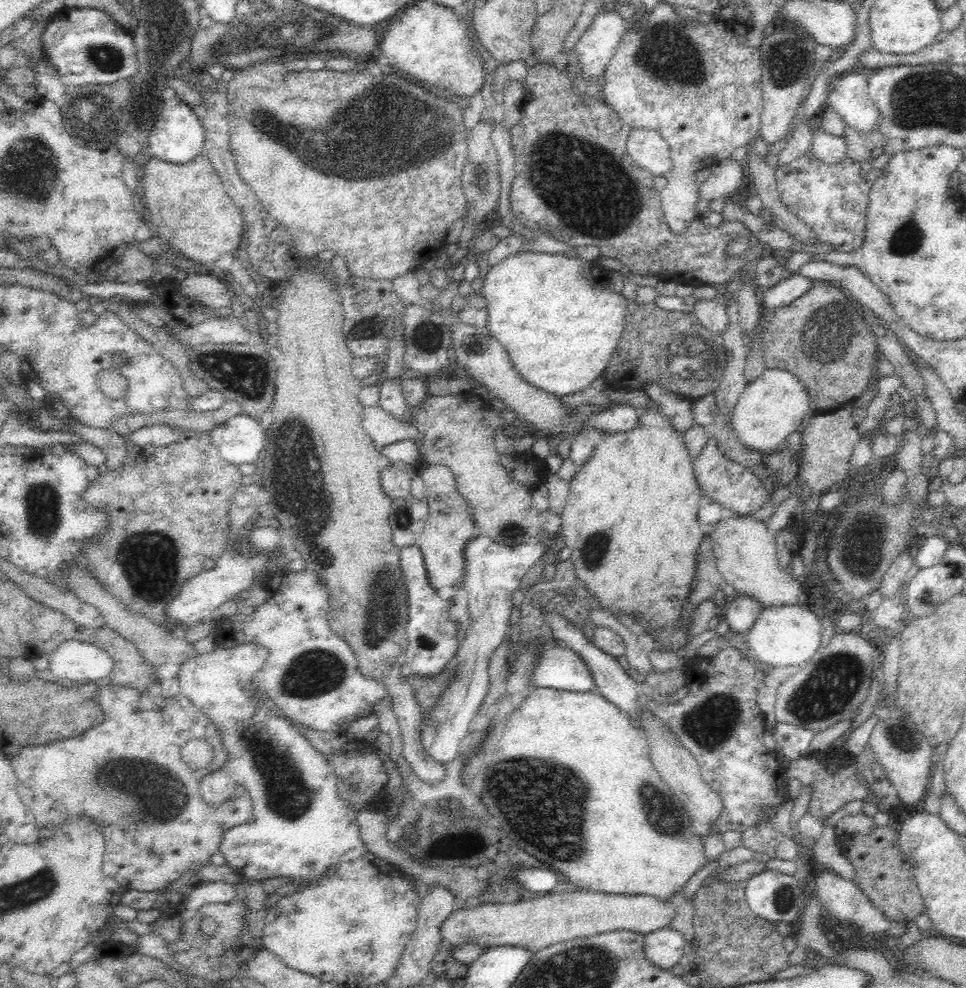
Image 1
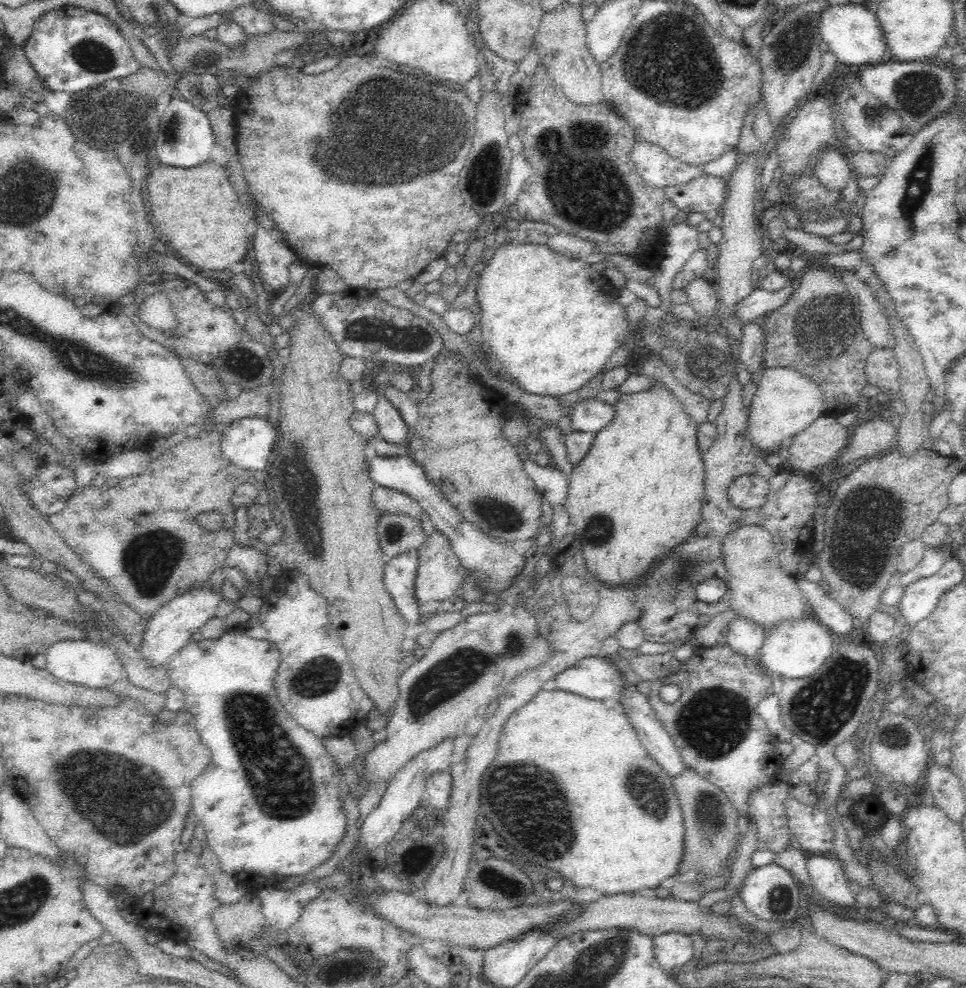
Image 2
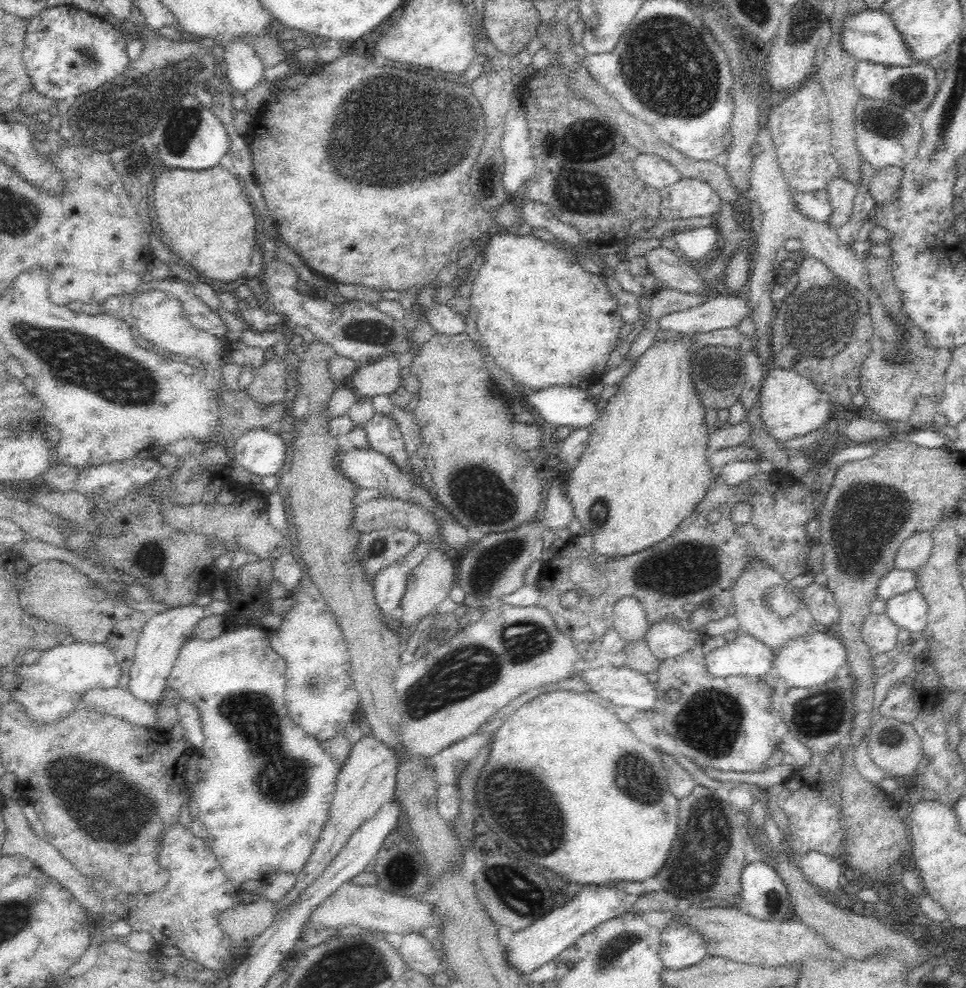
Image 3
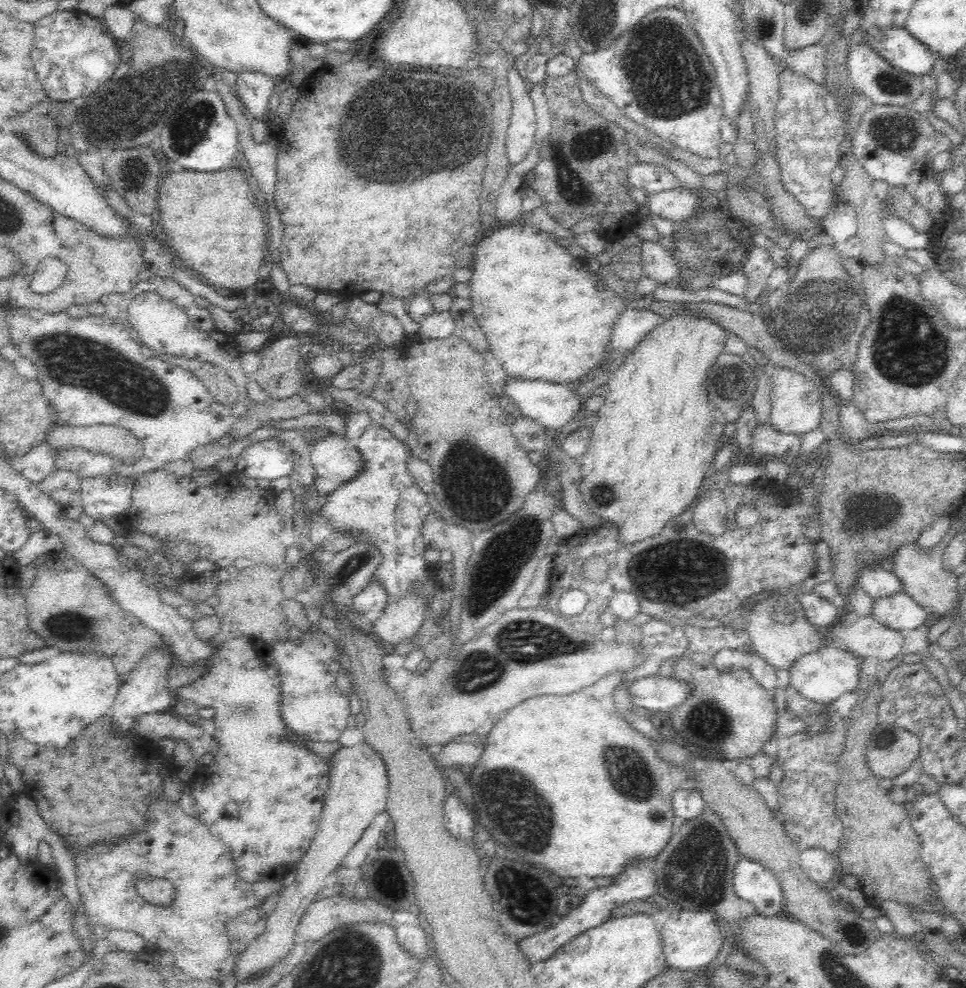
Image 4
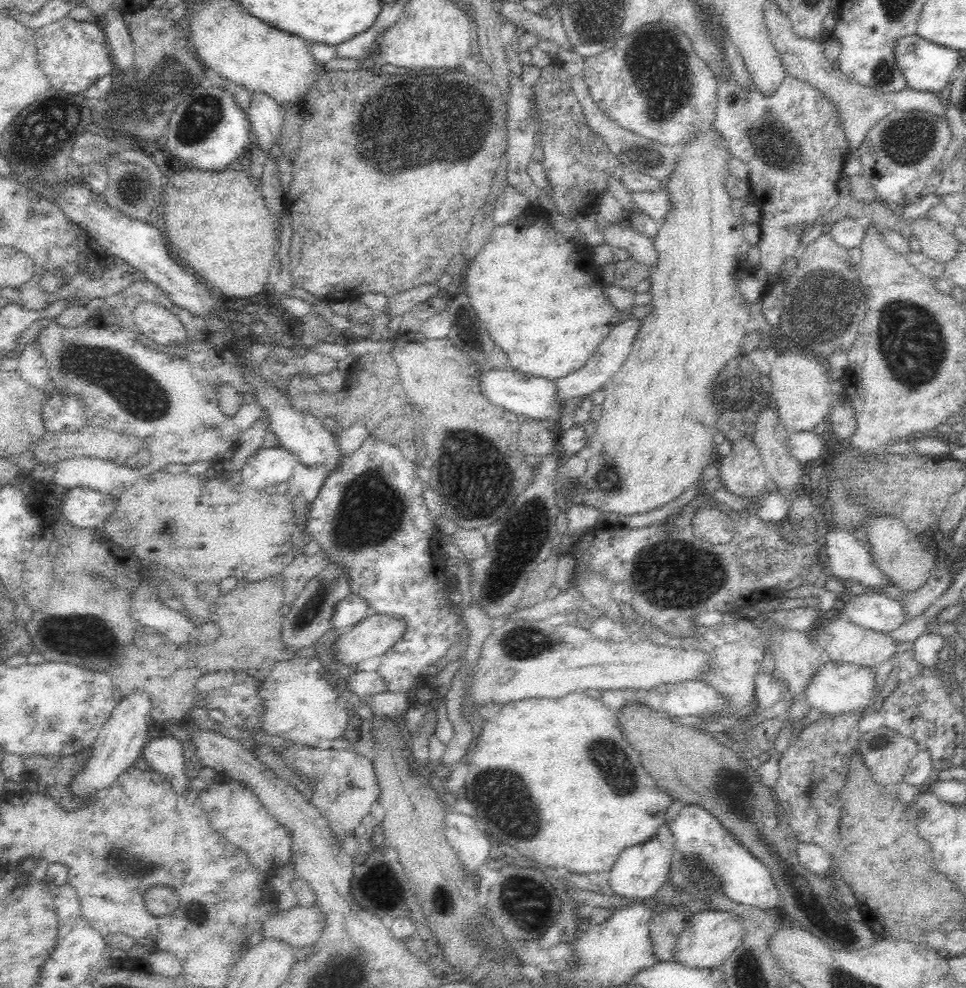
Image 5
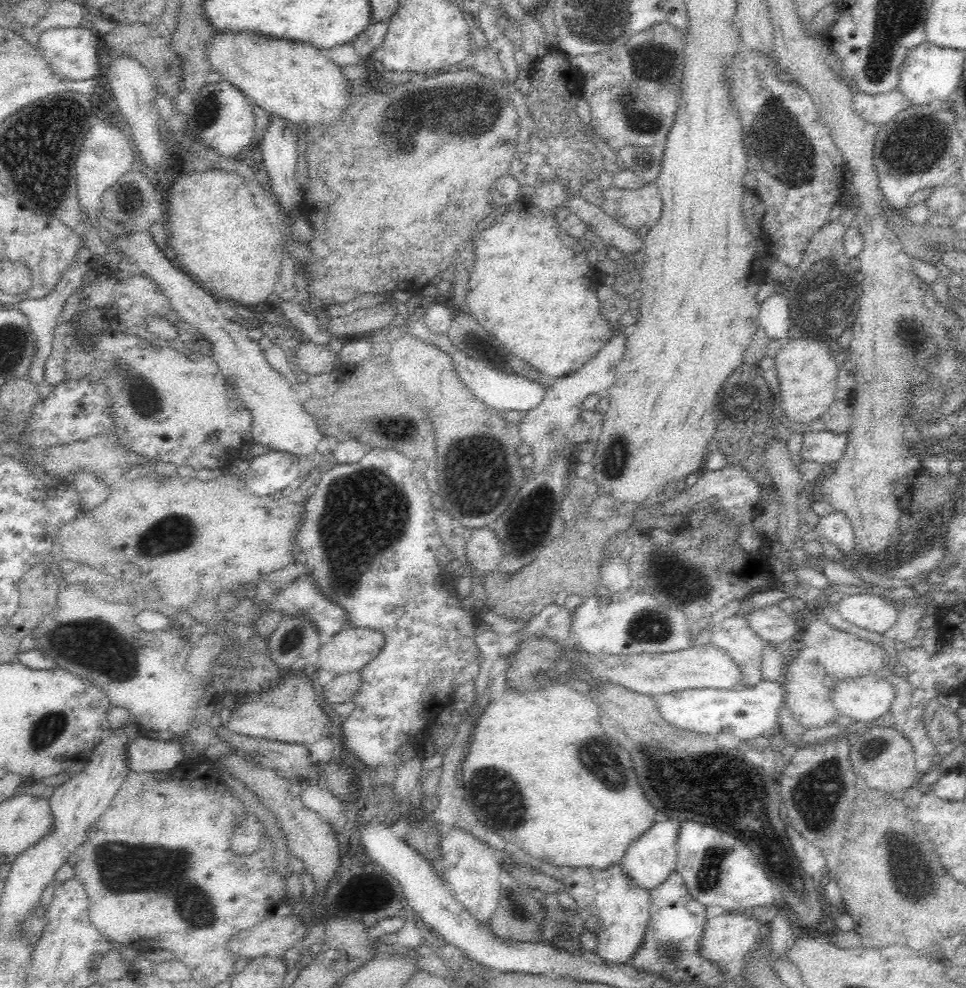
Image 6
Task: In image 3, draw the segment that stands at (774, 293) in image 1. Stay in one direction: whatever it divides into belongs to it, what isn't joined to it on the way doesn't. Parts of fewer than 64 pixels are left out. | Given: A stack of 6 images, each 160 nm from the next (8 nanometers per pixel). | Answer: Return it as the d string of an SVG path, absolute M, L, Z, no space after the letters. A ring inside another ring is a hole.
M719 291L704 304L679 312L666 314L659 319L659 329L677 334L700 334L736 327L743 318L753 312L751 302L740 295Z

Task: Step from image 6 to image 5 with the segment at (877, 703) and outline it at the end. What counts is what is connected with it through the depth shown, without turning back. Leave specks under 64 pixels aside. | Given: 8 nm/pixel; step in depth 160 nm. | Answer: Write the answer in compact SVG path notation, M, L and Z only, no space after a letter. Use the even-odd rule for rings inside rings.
M825 663L824 667L812 677L805 690L805 699L813 708L818 708L818 713L824 716L832 716L840 713L860 713L863 710L874 707L878 701L878 689L875 688L874 670L868 667L860 667L855 664Z

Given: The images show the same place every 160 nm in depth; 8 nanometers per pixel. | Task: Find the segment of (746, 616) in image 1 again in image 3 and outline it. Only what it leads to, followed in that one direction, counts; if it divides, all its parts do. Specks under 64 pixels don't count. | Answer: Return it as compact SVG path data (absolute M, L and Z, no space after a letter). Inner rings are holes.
M739 633L736 639L709 652L705 663L714 678L744 675L765 681L774 676L774 655L772 649L758 639Z

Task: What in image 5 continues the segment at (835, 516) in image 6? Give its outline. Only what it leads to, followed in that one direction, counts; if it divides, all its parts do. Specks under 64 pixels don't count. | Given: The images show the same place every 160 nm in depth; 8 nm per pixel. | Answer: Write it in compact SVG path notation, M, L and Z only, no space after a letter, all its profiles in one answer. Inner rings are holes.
M835 523L822 541L822 554L827 563L827 572L839 579L852 579L863 585L866 591L885 591L892 587L889 578L874 566L868 547L864 547L848 528L838 528Z

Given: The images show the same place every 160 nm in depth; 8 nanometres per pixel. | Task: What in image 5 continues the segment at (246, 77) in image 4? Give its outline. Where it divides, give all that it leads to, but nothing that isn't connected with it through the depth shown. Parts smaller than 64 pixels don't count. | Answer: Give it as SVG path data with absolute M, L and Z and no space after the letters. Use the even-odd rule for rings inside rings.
M252 93L250 107L246 109L251 126L253 142L265 156L277 160L284 155L278 143L282 140L283 106L266 93Z

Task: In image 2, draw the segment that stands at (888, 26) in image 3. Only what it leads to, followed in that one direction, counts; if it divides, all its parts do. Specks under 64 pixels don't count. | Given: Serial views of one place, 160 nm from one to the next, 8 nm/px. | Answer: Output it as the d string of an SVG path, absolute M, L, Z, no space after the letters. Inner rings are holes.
M847 2L843 5L826 7L821 14L820 34L823 41L830 46L829 51L837 62L844 64L871 65L884 63L891 59L887 52L886 38L877 14L863 4Z

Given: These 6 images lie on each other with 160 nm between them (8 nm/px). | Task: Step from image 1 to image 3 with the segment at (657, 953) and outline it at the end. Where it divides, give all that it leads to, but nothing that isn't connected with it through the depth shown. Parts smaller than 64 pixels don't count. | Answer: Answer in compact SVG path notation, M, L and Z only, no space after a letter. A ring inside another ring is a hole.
M680 913L674 914L660 931L659 955L666 969L680 970L697 965L709 954L699 930L687 926Z

